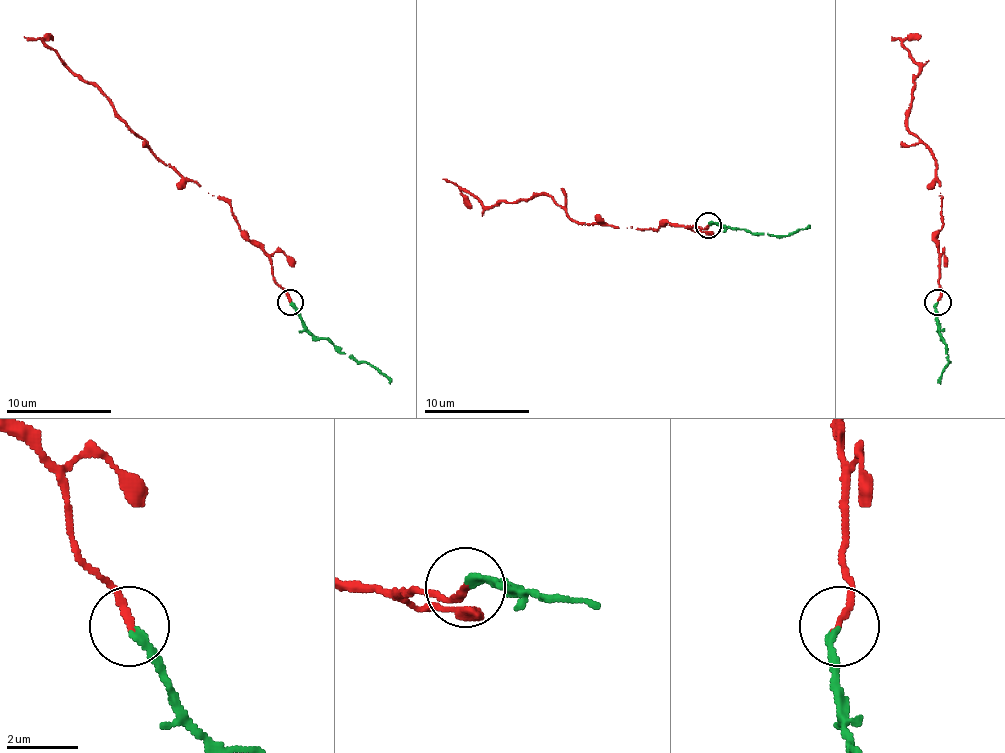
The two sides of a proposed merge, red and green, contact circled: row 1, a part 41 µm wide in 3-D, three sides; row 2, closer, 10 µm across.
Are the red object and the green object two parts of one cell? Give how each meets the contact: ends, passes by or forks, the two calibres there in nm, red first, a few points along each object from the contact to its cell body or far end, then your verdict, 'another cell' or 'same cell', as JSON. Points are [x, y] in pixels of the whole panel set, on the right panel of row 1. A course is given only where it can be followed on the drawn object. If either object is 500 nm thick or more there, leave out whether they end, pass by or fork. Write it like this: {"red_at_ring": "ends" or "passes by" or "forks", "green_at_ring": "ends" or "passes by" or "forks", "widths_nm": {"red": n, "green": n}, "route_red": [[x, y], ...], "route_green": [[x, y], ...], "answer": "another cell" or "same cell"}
{"red_at_ring": "ends", "green_at_ring": "ends", "widths_nm": {"red": 200, "green": 200}, "route_red": [[937, 303], [937, 237], [942, 200], [937, 160], [908, 129], [908, 105], [918, 63], [892, 37]], "route_green": [[937, 303], [937, 329], [947, 353], [947, 363], [939, 382]], "answer": "same cell"}

